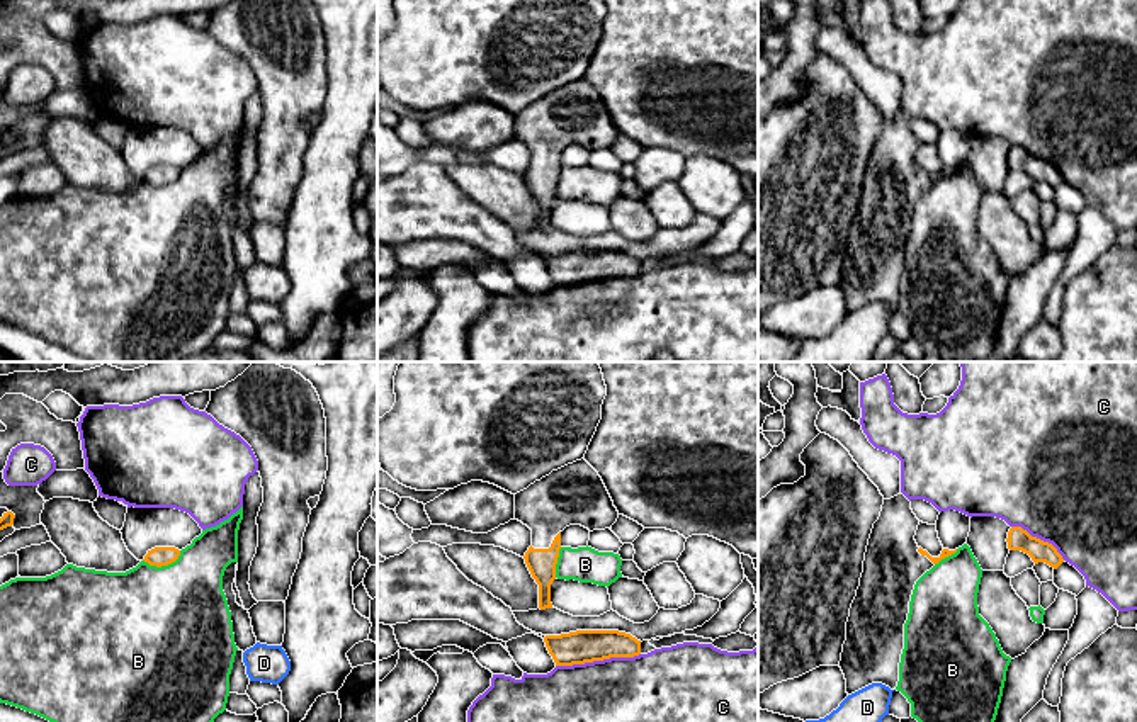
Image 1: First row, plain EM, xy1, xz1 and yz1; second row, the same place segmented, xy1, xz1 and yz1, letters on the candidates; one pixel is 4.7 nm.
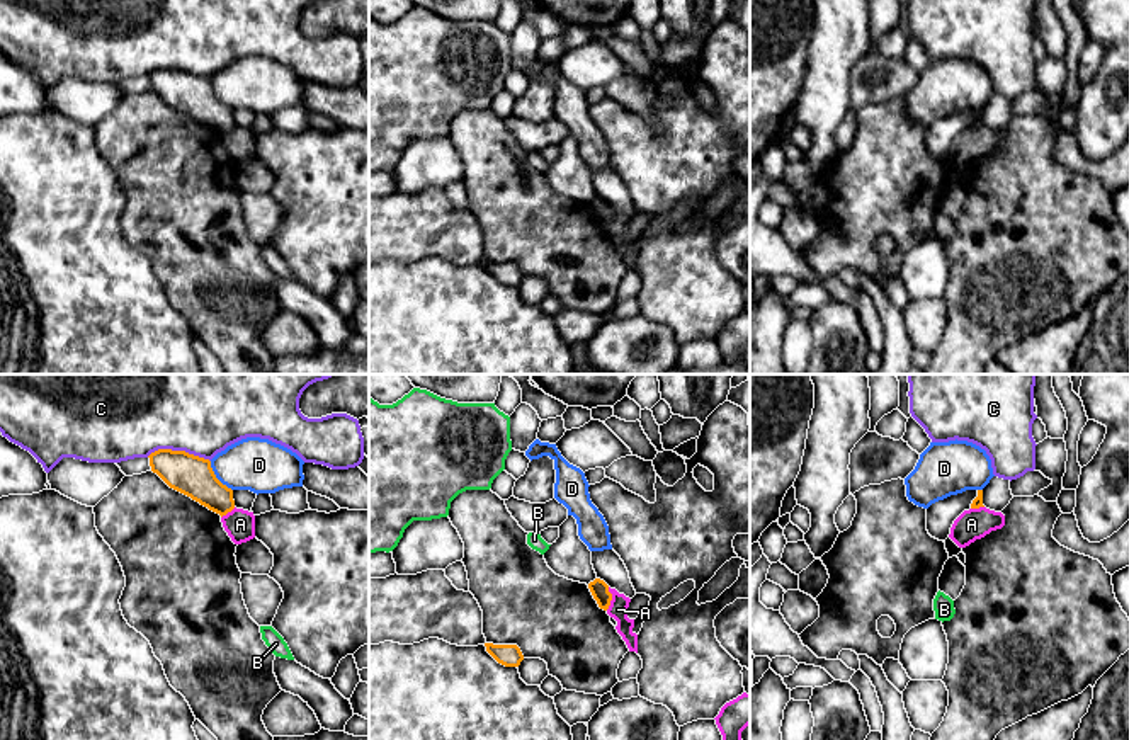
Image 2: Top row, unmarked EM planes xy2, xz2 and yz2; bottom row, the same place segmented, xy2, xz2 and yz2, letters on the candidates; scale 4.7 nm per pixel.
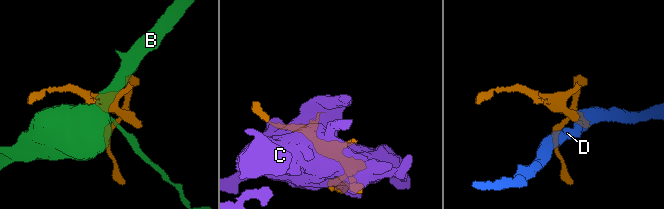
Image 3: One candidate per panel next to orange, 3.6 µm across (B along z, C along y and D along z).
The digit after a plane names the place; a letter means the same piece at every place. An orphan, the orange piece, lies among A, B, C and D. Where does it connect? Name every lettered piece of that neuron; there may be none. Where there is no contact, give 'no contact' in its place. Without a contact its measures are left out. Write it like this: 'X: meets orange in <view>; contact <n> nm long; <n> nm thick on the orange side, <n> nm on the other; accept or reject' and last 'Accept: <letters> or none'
A: meets orange in xz2; contact 110 nm long; 90 nm thick on the orange side, 90 nm on the other; reject
B: meets orange in xy1; contact 190 nm long; 100 nm thick on the orange side, 480 nm on the other; reject
C: meets orange in xz1; contact 400 nm long; 160 nm thick on the orange side, 480 nm on the other; reject
D: meets orange in xy2; contact 180 nm long; 190 nm thick on the orange side, 260 nm on the other; reject
Accept: none

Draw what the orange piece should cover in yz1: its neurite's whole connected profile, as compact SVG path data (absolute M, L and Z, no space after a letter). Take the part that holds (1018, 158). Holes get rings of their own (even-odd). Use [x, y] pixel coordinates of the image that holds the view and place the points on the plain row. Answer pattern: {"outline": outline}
{"outline": "M1011 146L1006 161L1010 170L1021 170L1028 173L1035 183L1045 182L1057 189L1064 182L1062 175L1052 163L1032 156L1021 146Z"}

